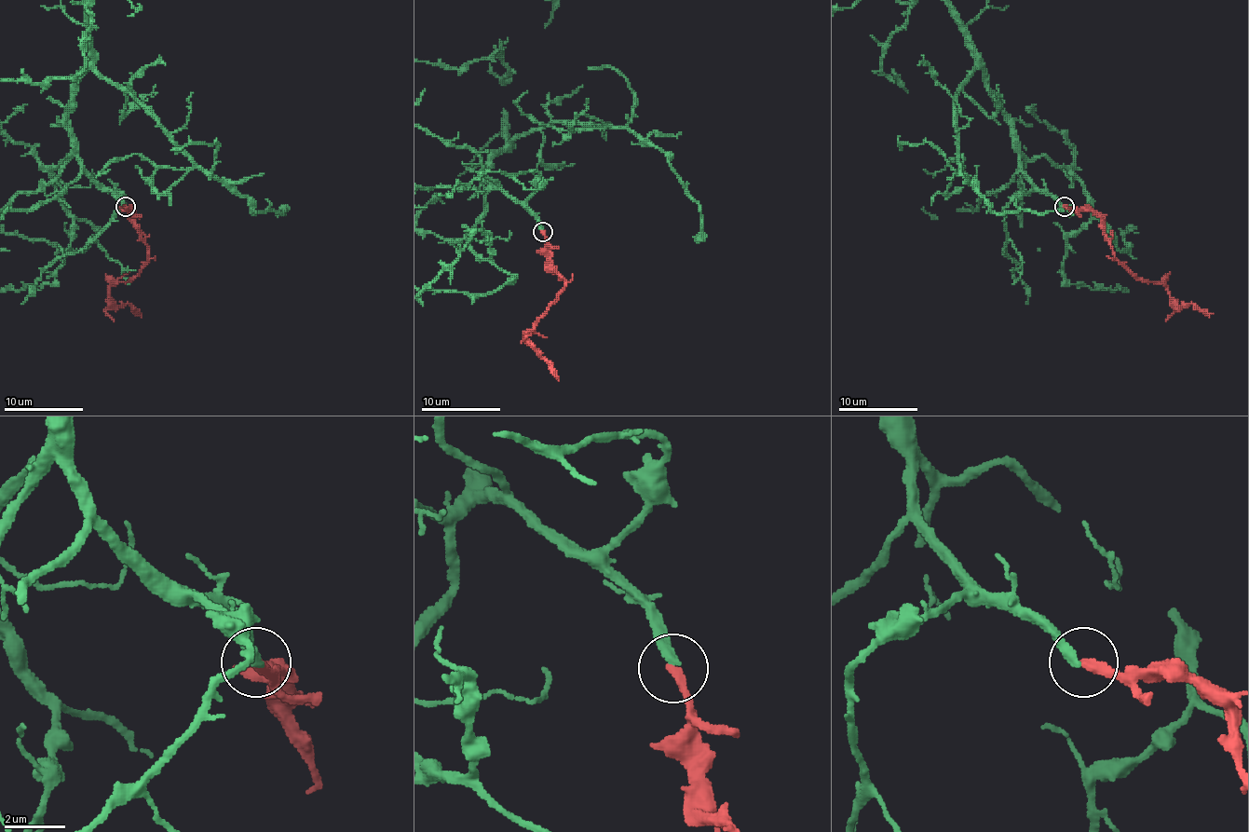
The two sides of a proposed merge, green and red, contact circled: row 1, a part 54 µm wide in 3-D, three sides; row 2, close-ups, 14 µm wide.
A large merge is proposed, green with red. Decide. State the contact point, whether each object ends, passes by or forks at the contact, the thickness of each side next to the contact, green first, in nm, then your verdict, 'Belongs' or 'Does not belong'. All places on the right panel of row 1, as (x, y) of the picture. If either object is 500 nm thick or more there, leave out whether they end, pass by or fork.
Place: (1064, 206). At the ring green ends. At the ring red ends. Thickness 360 nm (green) against 320 nm. Belongs

